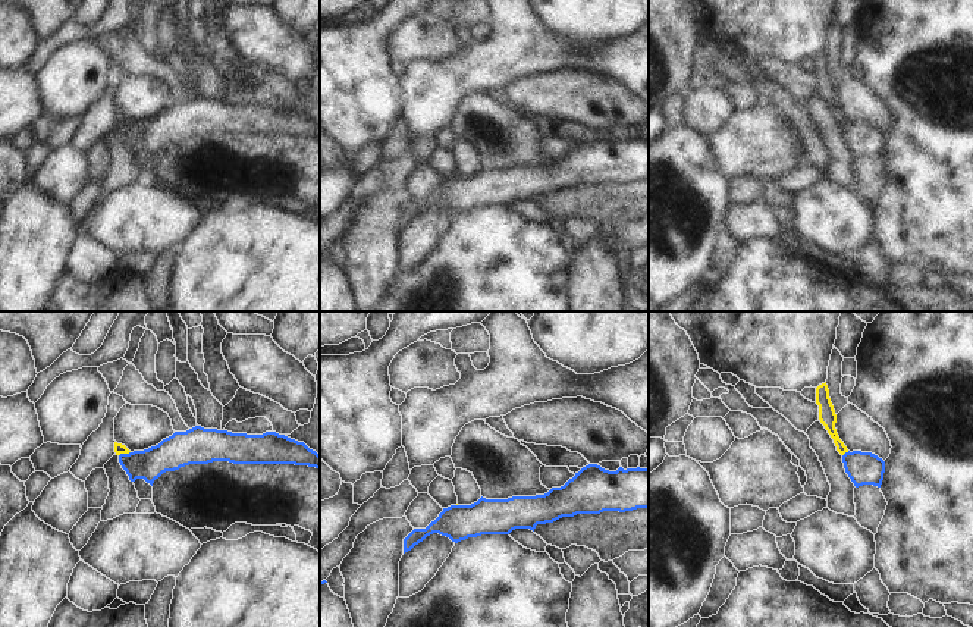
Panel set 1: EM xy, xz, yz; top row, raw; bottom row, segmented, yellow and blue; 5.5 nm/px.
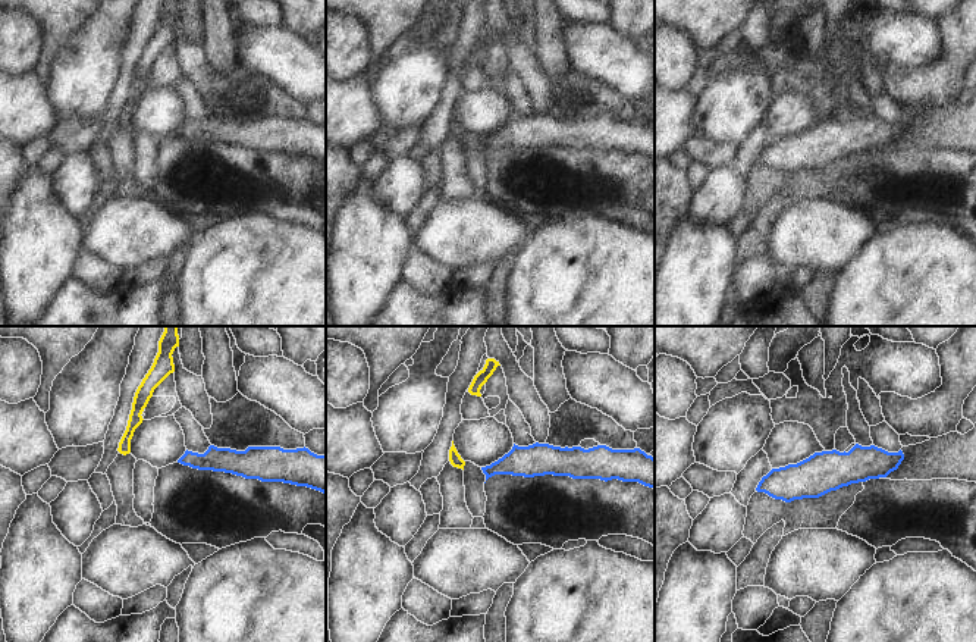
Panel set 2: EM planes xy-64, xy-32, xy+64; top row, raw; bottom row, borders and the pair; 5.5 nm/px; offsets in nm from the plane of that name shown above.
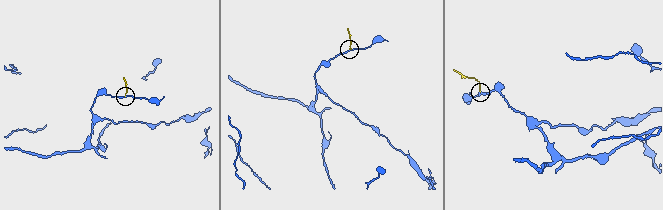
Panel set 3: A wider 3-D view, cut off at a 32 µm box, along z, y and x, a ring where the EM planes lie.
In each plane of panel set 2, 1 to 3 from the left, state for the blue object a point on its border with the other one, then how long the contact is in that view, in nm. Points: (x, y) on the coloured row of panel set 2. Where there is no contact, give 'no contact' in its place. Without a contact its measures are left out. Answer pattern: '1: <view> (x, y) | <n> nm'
1: no contact
2: no contact
3: no contact

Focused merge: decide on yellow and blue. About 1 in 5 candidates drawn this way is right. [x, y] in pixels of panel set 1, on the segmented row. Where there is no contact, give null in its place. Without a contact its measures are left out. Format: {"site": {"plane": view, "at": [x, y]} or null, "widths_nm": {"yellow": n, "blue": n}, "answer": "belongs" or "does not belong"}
{"site": {"plane": "xy", "at": [124, 452]}, "widths_nm": {"yellow": 60, "blue": 170}, "answer": "does not belong"}

